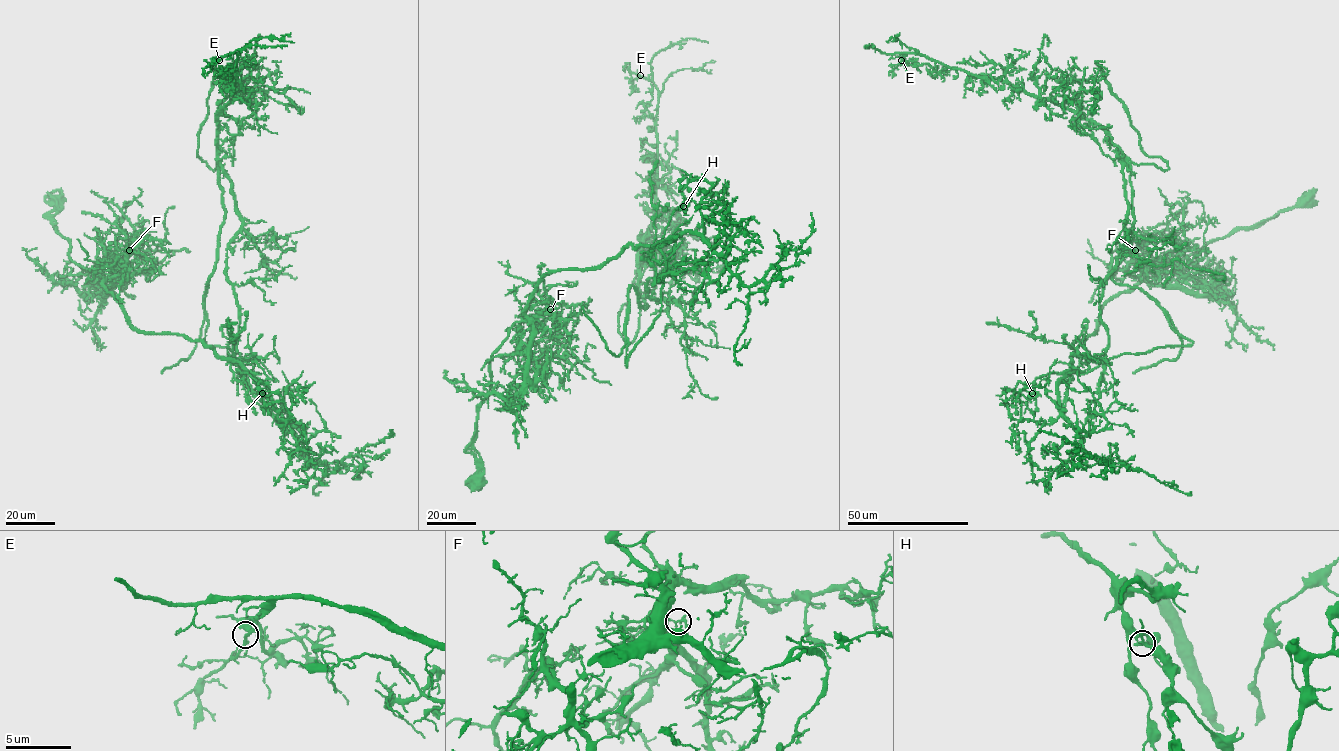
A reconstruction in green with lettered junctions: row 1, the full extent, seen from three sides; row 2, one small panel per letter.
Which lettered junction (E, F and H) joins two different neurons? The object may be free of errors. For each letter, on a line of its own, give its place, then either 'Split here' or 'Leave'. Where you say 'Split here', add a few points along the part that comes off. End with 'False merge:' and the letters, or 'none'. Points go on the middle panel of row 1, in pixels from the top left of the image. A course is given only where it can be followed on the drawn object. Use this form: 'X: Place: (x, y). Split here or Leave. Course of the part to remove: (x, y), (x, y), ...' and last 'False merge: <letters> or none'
E: Place: (640, 75). Leave
F: Place: (550, 309). Leave
H: Place: (683, 206). Split here. Course of the part to remove: (683, 206), (651, 251), (648, 295), (663, 299), (639, 296), (658, 166), (651, 60), (708, 42)
False merge: H

